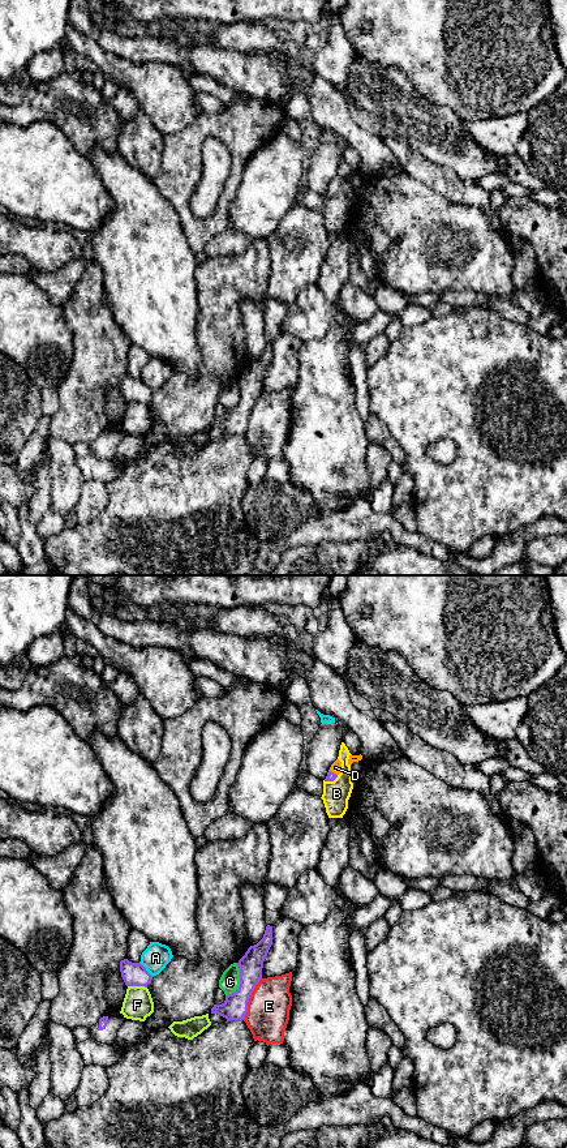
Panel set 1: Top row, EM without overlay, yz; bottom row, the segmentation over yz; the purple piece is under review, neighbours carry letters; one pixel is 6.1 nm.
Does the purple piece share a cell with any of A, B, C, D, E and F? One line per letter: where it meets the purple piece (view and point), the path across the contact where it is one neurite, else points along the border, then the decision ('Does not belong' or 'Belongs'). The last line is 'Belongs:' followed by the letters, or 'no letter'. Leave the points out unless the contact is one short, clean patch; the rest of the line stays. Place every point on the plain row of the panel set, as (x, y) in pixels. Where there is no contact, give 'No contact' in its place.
A: Touches purple at yz (145, 385). Does not belong
B: Touches purple at yz (330, 196). Boundary: yz (338, 191), (333, 196), (323, 196). Does not belong
C: Touches purple at yz (240, 397). Boundary: yz (237, 378), (239, 402), (226, 411). Does not belong
D: Touches purple at yz (333, 188). Path across: yz (331, 192), (333, 188), (335, 183). Belongs
E: Touches purple at yz (249, 412). Does not belong
F: Touches purple at yz (137, 401). Does not belong
Belongs: D

